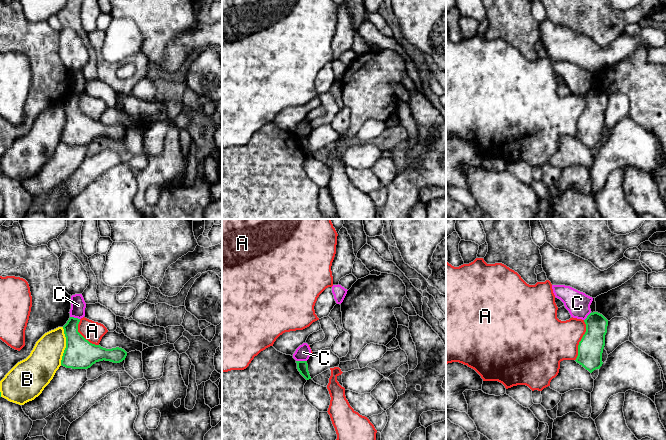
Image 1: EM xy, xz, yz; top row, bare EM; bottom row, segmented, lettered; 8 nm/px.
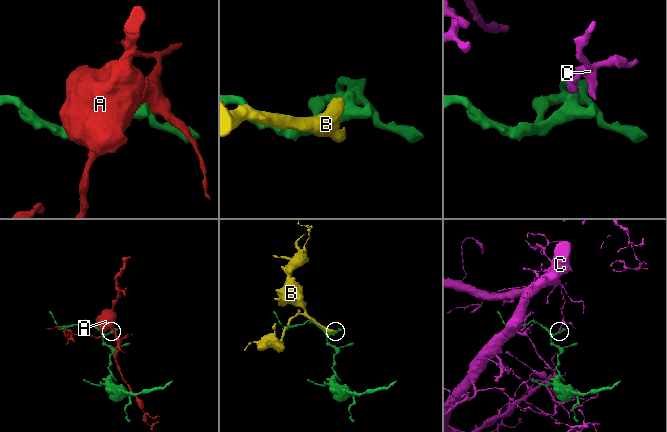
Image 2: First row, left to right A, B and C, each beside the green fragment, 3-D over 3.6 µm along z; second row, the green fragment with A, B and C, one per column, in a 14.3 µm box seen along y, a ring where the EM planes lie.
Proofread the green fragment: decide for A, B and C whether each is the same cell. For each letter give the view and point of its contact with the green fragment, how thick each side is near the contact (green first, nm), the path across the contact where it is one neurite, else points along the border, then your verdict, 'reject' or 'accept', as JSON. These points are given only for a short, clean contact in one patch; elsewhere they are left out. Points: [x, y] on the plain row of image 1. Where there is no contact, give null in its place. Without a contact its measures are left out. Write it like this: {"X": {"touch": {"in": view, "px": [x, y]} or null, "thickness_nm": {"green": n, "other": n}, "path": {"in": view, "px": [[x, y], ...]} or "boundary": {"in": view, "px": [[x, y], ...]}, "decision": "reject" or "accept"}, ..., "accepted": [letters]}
{"A": {"touch": {"in": "yz", "px": [581, 116]}, "thickness_nm": {"green": 200, "other": 360}, "decision": "reject"}, "B": {"touch": {"in": "xy", "px": [66, 122]}, "thickness_nm": {"green": 240, "other": 260}, "decision": "reject"}, "C": {"touch": {"in": "xz", "px": [301, 137]}, "thickness_nm": {"green": 90, "other": 120}, "boundary": {"in": "xz", "px": [[296, 136], [306, 137]]}, "decision": "reject"}, "accepted": []}

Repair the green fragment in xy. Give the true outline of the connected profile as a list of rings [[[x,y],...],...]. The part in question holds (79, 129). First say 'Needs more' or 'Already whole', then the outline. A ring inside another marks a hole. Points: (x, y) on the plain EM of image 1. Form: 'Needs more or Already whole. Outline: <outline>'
Already whole. Outline: [[[70,93],[63,102],[66,113],[66,124],[64,126],[61,141],[72,145],[88,145],[99,137],[110,137],[120,139],[125,136],[127,128],[119,123],[106,125],[86,116],[78,108],[80,95]]]

